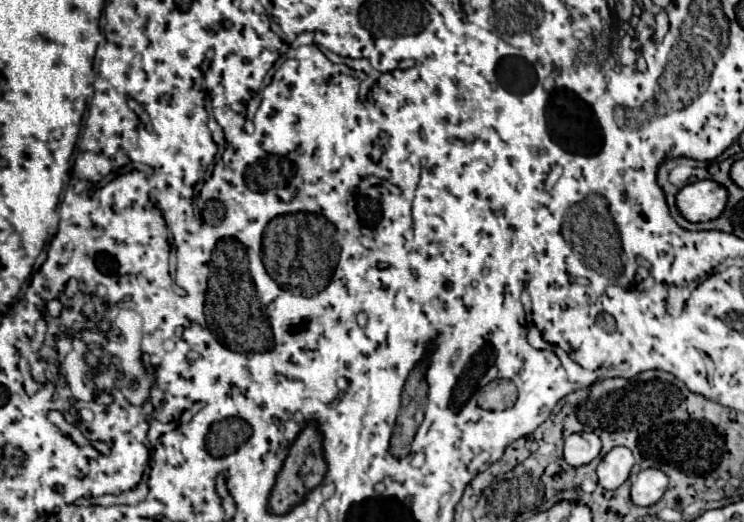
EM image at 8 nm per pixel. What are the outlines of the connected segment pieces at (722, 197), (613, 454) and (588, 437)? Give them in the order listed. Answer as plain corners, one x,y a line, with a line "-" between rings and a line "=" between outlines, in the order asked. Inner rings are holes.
696,181
686,185
678,195
676,195
676,205
680,213
692,221
712,221
716,219
728,201
728,191
716,181
=
614,447
598,465
596,473
598,473
598,481
604,489
616,489
620,487
628,475
630,469
634,465
634,455
628,447
=
572,433
564,445
564,459
568,465
580,467
596,459
600,449
602,443
596,433

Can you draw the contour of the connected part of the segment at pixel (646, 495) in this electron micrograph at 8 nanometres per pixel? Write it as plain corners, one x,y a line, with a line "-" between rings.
644,469
632,483
632,501
636,505
654,505
668,487
668,475
662,469

